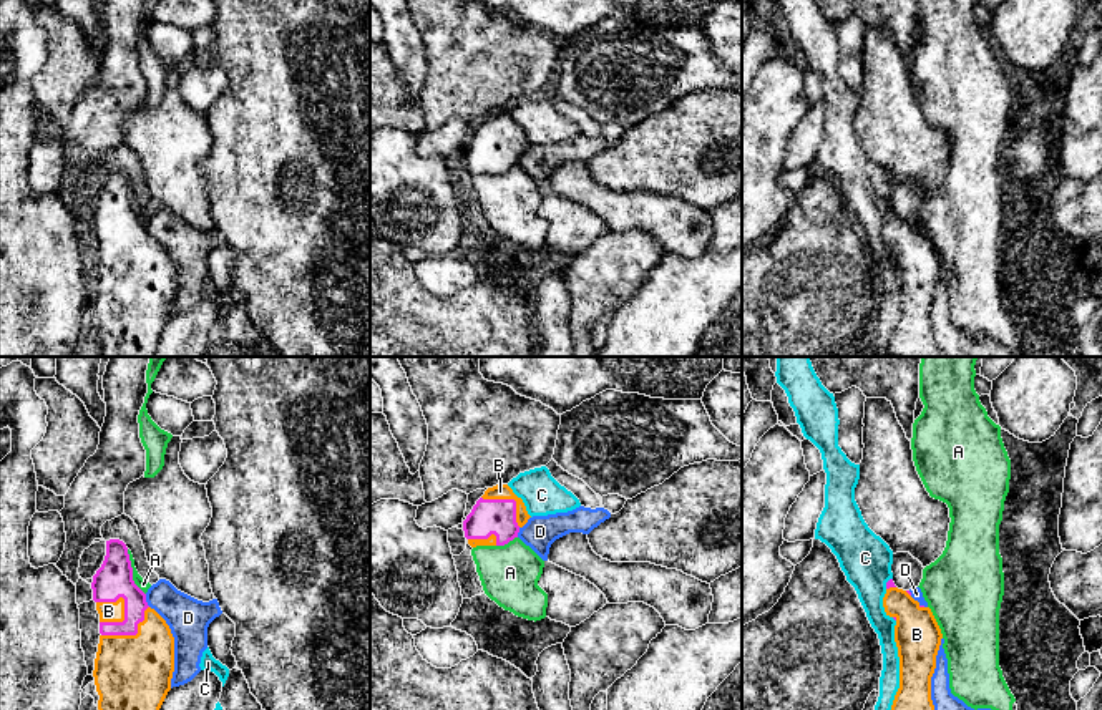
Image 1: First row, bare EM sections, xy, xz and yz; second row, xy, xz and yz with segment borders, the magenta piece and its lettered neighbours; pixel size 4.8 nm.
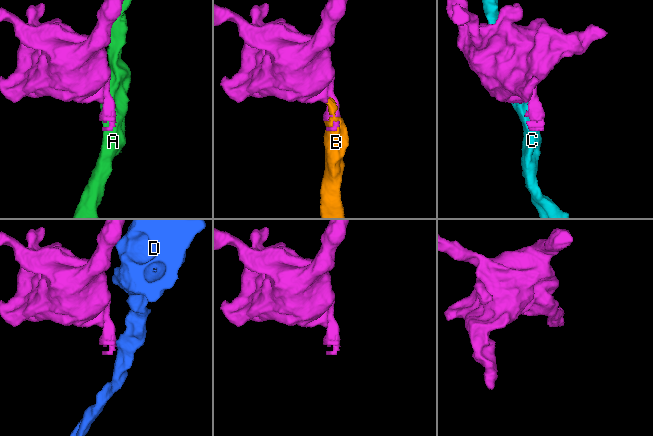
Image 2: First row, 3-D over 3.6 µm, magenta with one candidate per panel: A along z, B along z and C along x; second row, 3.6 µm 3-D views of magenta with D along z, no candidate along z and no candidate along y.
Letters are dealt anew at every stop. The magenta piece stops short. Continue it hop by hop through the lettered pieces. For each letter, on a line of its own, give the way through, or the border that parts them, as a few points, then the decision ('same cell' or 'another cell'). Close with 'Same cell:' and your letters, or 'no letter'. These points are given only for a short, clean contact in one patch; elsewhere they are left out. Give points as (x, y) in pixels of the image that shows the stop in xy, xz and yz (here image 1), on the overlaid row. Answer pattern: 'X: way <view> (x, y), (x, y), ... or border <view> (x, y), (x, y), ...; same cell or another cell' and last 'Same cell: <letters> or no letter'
A: another cell
B: same cell
C: another cell
D: another cell
Same cell: B

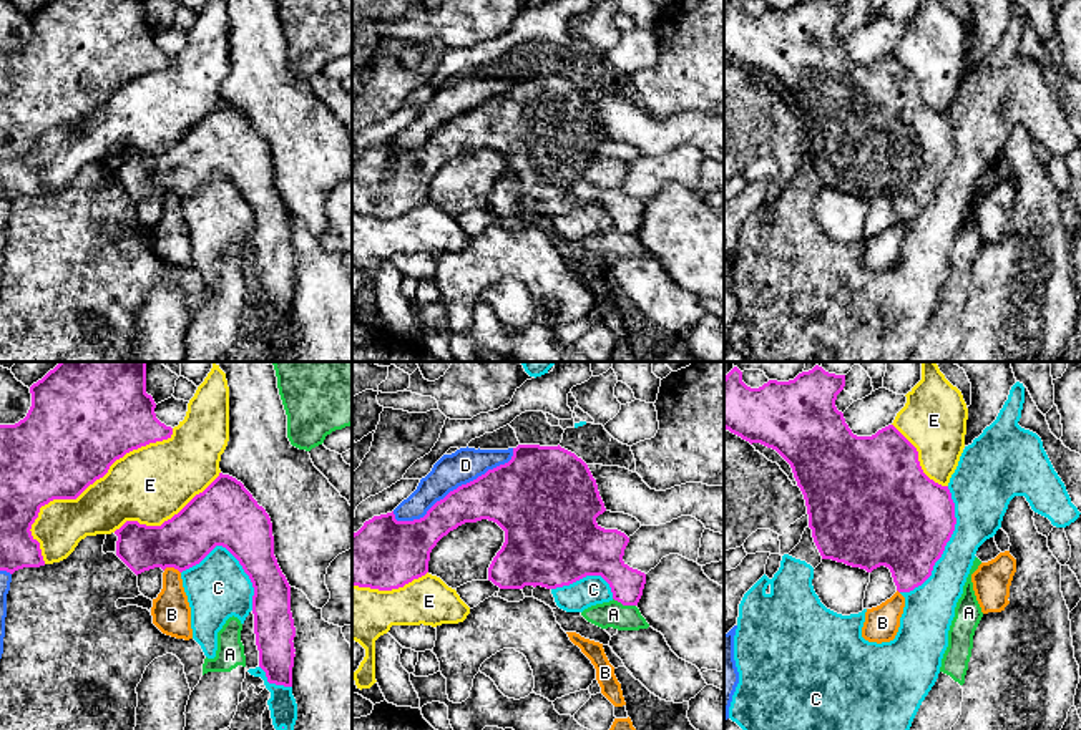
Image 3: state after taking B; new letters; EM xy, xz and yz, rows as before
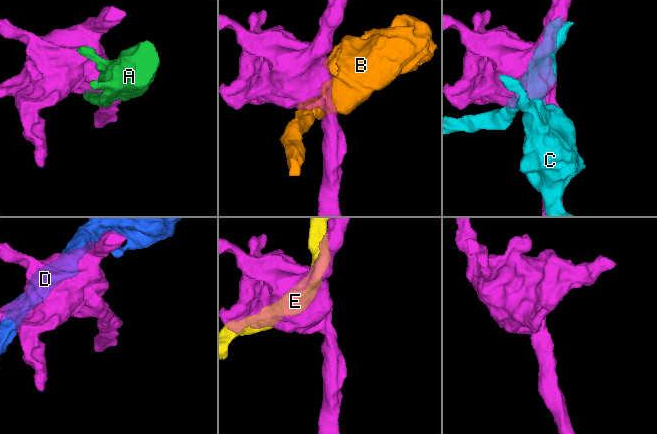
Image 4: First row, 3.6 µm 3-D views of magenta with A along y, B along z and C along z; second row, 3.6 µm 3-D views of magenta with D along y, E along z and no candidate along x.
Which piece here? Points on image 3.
A: border xz (613, 598), (623, 604), (635, 606); another cell
B: border xy (163, 569), (175, 568), (180, 573); another cell
C: another cell
D: another cell
E: another cell
Same cell: no letter

